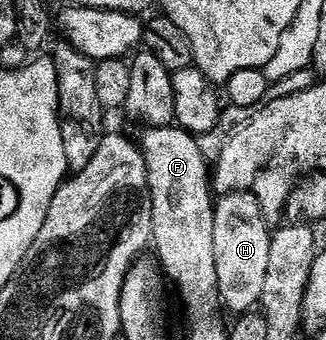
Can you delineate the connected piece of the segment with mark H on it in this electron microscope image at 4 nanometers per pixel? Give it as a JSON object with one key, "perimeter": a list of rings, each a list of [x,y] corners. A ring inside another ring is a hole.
{"perimeter":[[[233,190],[221,195],[216,200],[216,265],[220,282],[220,294],[223,305],[235,314],[248,314],[252,308],[261,303],[266,290],[266,276],[270,274],[270,250],[272,246],[273,229],[268,229],[260,208],[256,205],[257,197],[248,190]]]}

